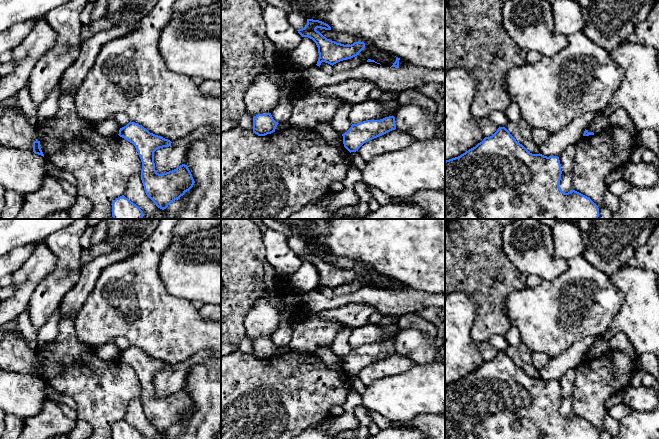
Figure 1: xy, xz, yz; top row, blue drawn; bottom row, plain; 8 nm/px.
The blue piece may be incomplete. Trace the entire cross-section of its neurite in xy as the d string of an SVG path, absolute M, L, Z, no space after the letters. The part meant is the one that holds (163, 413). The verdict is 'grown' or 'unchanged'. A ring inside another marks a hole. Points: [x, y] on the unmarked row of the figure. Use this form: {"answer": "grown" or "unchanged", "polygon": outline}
{"answer": "unchanged", "polygon": "M129 346L120 352L120 361L132 367L141 383L141 404L146 419L162 434L189 415L195 405L187 389L159 398L155 394L154 376L169 371L171 365L150 357L142 349Z"}

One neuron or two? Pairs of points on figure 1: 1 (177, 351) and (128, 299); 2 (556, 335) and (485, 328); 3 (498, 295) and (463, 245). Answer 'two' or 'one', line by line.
1: one
2: two
3: one

